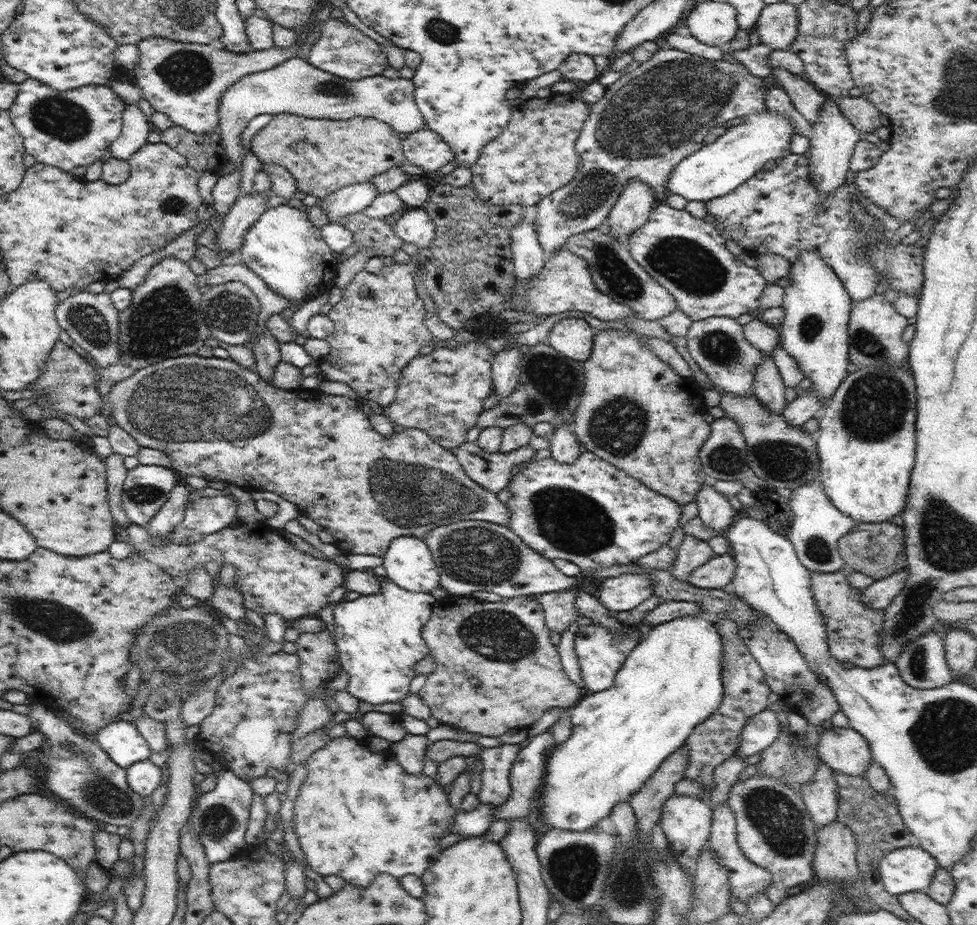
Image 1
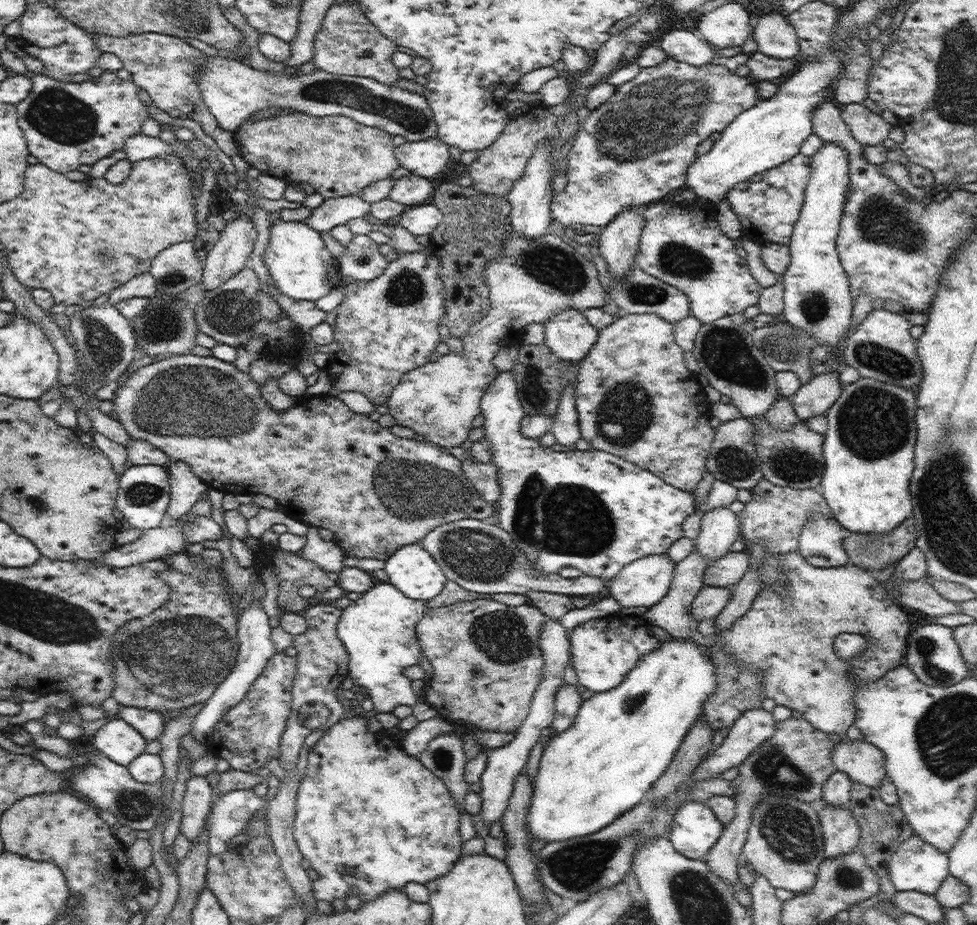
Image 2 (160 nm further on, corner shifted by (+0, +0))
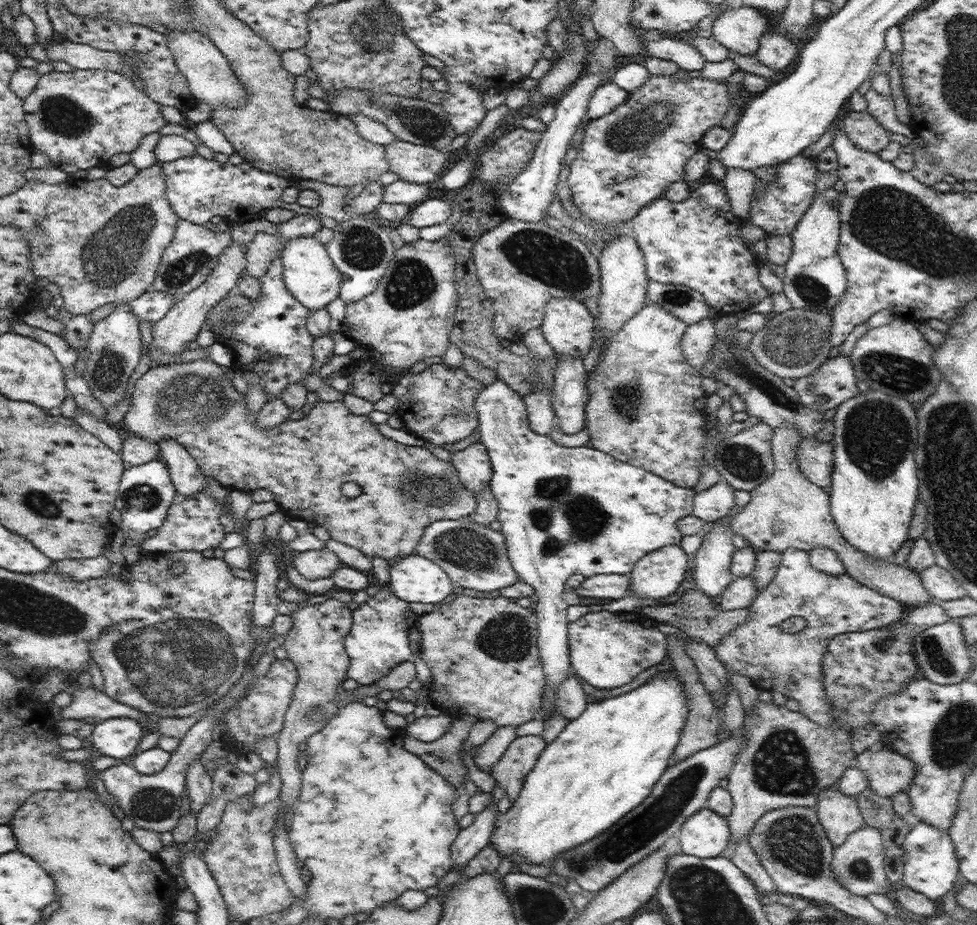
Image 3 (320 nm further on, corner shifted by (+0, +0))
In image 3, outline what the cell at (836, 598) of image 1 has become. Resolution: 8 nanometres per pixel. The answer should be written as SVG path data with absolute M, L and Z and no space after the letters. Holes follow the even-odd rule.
M788 548L781 553L781 562L774 579L758 597L752 600L748 608L750 619L734 629L730 635L721 638L720 644L713 647L718 660L721 660L730 671L748 675L756 690L779 692L788 699L795 700L812 722L820 726L844 728L839 718L833 716L833 706L826 697L822 676L822 659L826 654L830 639L845 633L862 633L866 630L884 628L902 620L904 604L879 594L868 586L854 581L850 574L826 574L814 569L810 564L808 551ZM792 617L802 617L808 626L797 634L785 634L780 628L782 622Z

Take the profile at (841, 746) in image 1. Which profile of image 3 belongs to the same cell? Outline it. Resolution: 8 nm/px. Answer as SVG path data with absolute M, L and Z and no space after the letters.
M886 748L876 752L866 749L856 755L854 767L861 768L867 774L870 788L891 799L899 792L908 790L917 773L917 764L913 760Z

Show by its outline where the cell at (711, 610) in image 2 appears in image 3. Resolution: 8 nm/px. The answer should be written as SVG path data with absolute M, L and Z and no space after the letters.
M746 576L746 578L736 577L733 582L726 587L724 593L710 597L710 603L722 610L749 608L752 600L758 597L756 592L756 582L754 578Z

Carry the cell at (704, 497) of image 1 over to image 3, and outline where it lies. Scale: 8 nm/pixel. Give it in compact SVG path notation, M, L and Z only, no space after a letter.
M716 520L715 527L705 536L698 553L692 559L696 565L696 586L708 597L724 593L734 580L730 572L736 550L732 543L733 535L731 528Z

